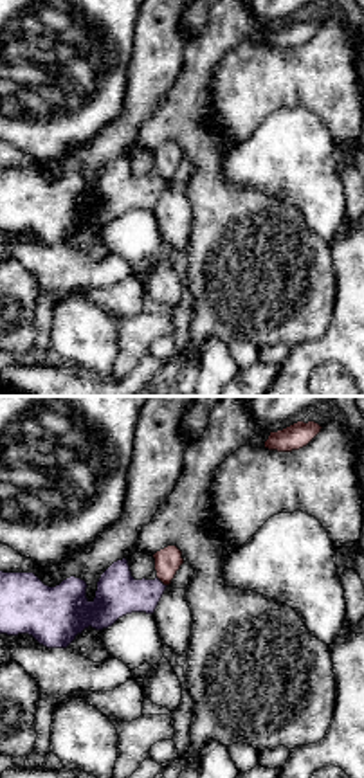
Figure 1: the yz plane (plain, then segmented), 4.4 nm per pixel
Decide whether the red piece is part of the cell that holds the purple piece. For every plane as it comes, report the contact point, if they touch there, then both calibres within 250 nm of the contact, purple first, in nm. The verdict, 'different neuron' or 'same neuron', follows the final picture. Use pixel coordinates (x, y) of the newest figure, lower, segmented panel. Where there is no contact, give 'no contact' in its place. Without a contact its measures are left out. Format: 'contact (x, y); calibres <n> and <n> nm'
contact (161, 582); calibres 190 and 120 nm

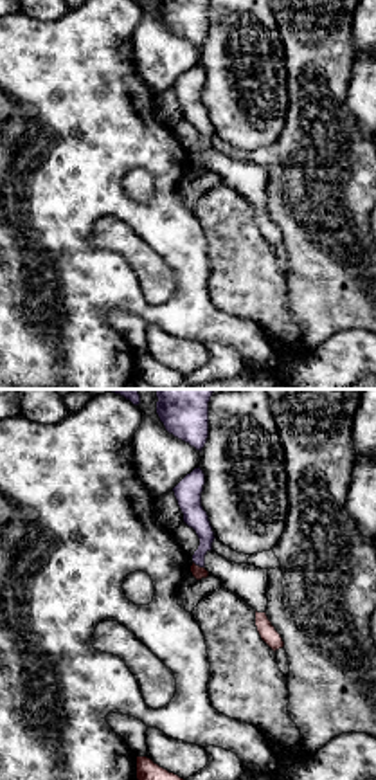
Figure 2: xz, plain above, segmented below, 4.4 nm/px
contact (198, 564); calibres 100 and 60 nm

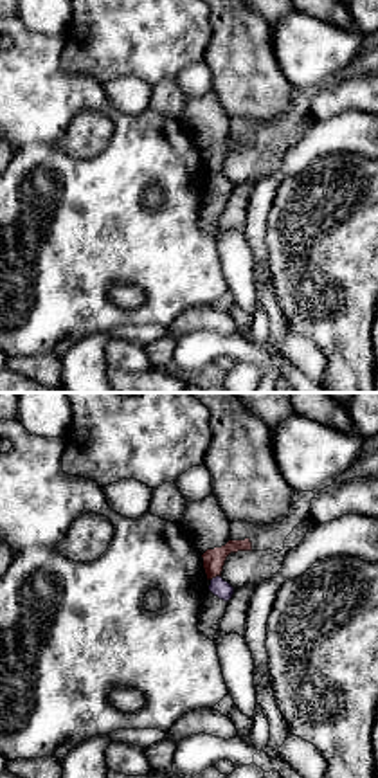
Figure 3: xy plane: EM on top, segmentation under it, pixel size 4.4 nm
contact (216, 577); calibres 80 and 100 nm

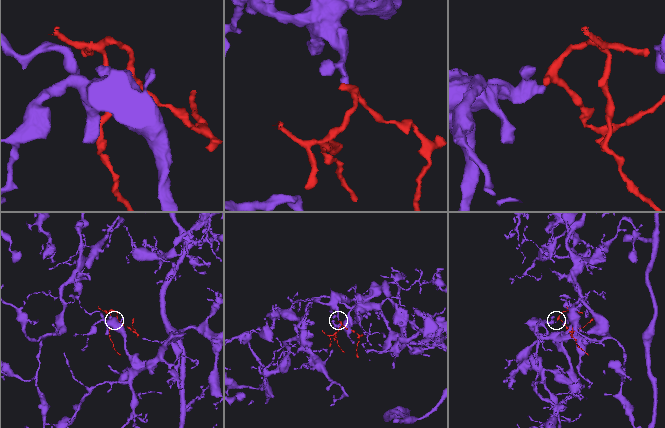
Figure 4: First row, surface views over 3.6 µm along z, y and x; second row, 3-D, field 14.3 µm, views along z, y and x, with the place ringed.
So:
different neuron

